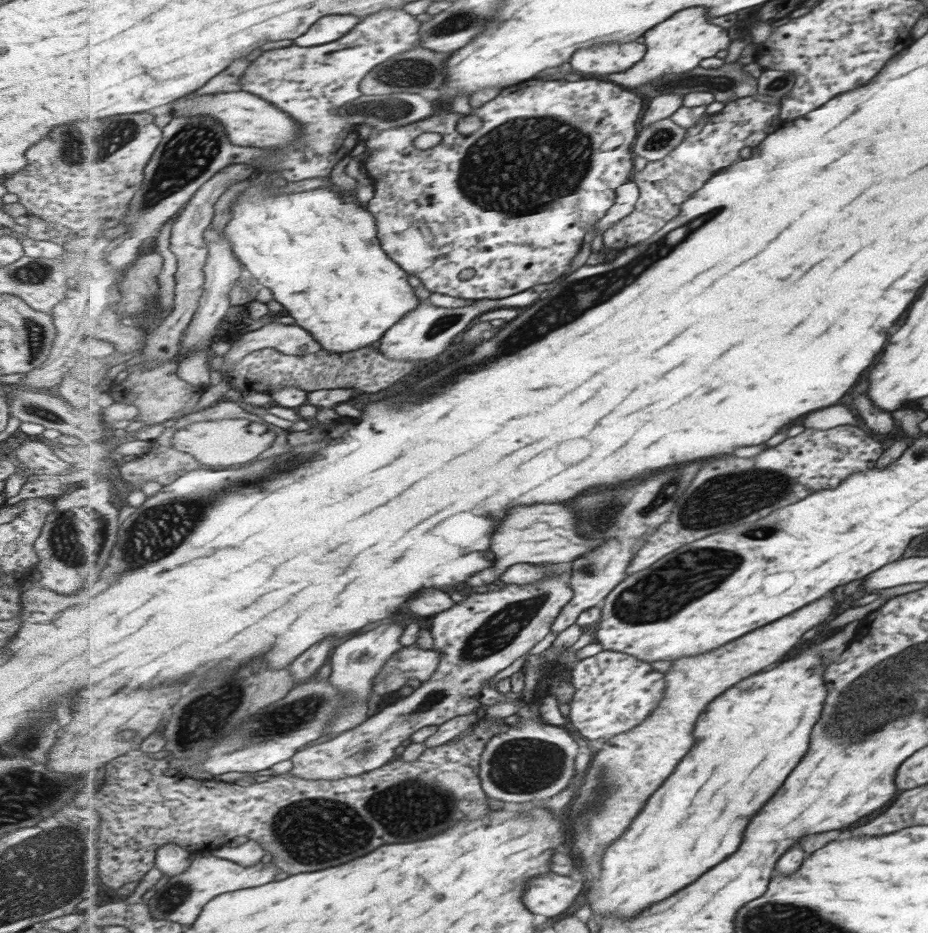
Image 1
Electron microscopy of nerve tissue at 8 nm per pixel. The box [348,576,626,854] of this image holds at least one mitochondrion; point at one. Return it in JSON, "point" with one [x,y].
{"point":[522,763]}

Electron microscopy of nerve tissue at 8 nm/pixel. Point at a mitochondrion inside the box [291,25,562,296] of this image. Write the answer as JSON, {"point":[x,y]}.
{"point":[399,73]}

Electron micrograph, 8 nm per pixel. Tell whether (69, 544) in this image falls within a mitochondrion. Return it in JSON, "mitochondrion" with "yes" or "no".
{"mitochondrion":"yes"}

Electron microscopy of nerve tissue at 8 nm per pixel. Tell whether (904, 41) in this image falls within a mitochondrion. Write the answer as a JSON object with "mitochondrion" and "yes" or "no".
{"mitochondrion":"no"}

